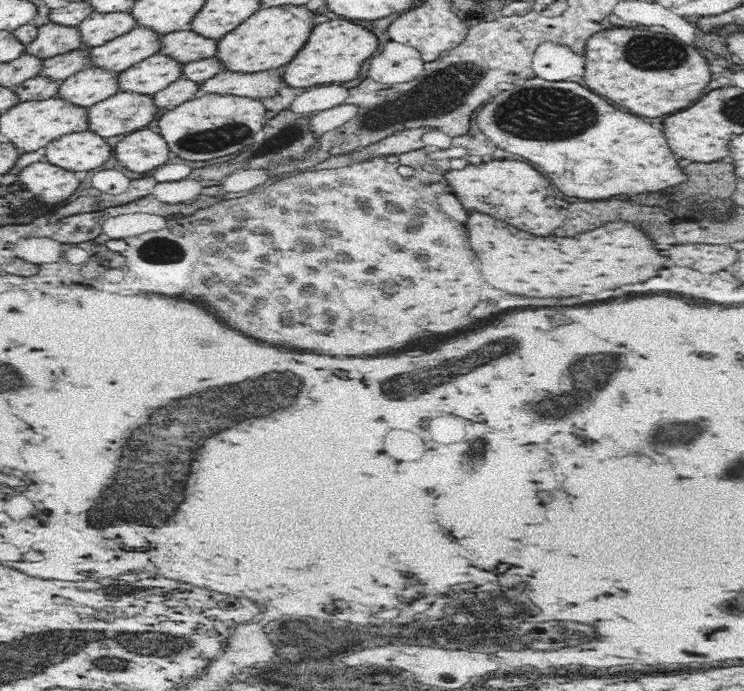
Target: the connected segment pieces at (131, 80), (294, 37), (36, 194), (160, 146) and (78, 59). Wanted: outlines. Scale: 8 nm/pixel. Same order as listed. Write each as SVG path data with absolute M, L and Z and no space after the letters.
M159 52L137 62L120 74L120 93L152 94L182 79L183 66L176 58Z
M262 6L250 18L247 18L240 26L226 33L217 42L215 57L230 72L262 72L272 70L288 64L313 32L316 24L313 24L314 12L302 6Z
M40 161L40 162L33 162L32 164L26 165L18 174L19 182L21 186L24 186L26 192L30 192L33 194L33 198L35 200L28 200L28 201L36 201L40 204L58 204L63 200L66 200L72 193L78 188L80 182L76 179L76 173L72 170L64 170L61 166L54 166L53 163Z
M148 128L136 130L118 142L115 148L116 160L132 172L151 172L165 165L172 156L160 133Z
M82 45L72 52L58 54L44 59L42 63L41 75L52 81L64 81L69 76L84 70L90 66L90 59L87 55L88 46Z

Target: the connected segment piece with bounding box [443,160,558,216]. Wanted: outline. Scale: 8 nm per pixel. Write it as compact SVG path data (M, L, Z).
M492 160L492 162L486 162L486 164L470 164L462 170L451 170L443 173L444 178L448 180L448 184L452 186L454 194L460 198L460 202L466 206L474 206L474 210L482 212L492 216L493 213L498 211L498 206L504 205L503 202L510 202L514 200L510 194L526 194L526 192L540 192L540 198L542 194L558 194L558 192L550 192L554 190L552 188L552 182L542 176L540 172L536 172L530 164L524 164L524 162L518 162L518 160Z

